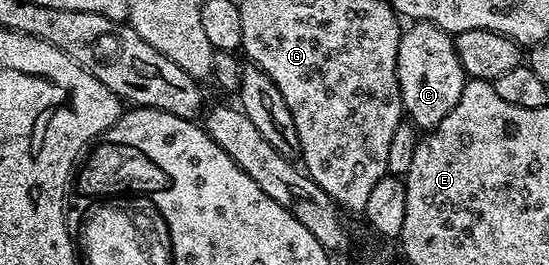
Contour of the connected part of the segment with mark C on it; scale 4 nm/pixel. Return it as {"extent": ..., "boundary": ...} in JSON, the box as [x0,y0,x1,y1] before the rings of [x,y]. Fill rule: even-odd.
{"extent":[398,22,468,130],"boundary":[[[414,22],[409,27],[403,31],[398,47],[398,85],[402,110],[418,130],[433,130],[437,124],[444,122],[448,110],[460,102],[460,94],[468,77],[456,54],[451,33],[425,22]]]}

